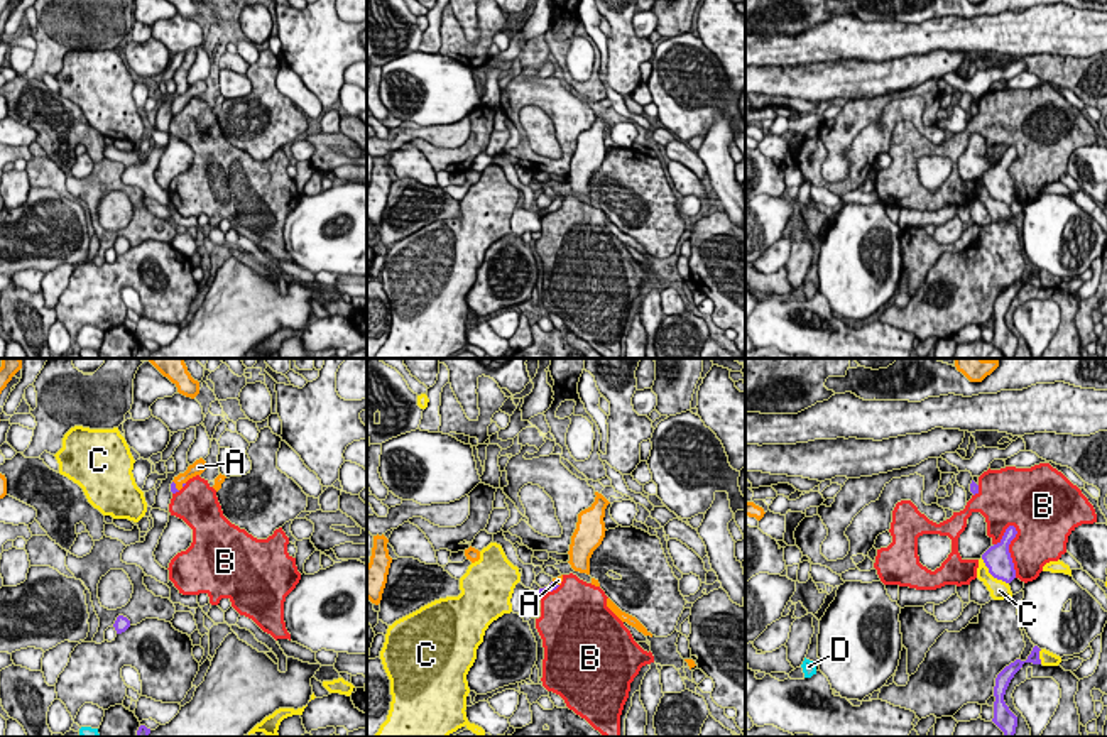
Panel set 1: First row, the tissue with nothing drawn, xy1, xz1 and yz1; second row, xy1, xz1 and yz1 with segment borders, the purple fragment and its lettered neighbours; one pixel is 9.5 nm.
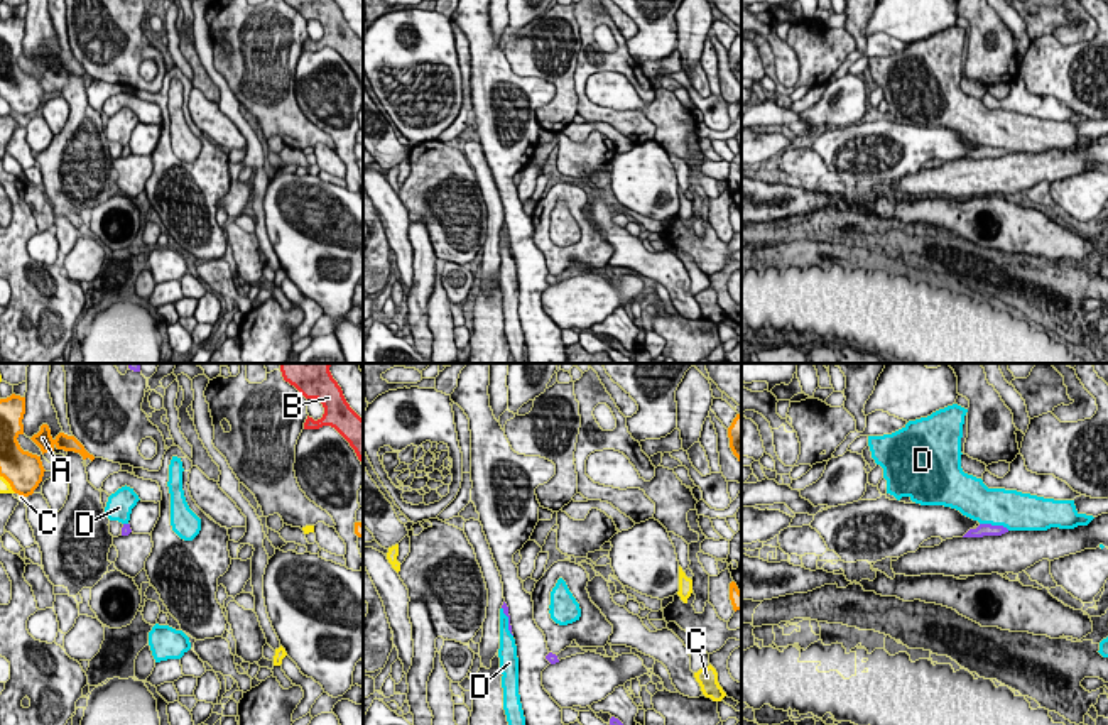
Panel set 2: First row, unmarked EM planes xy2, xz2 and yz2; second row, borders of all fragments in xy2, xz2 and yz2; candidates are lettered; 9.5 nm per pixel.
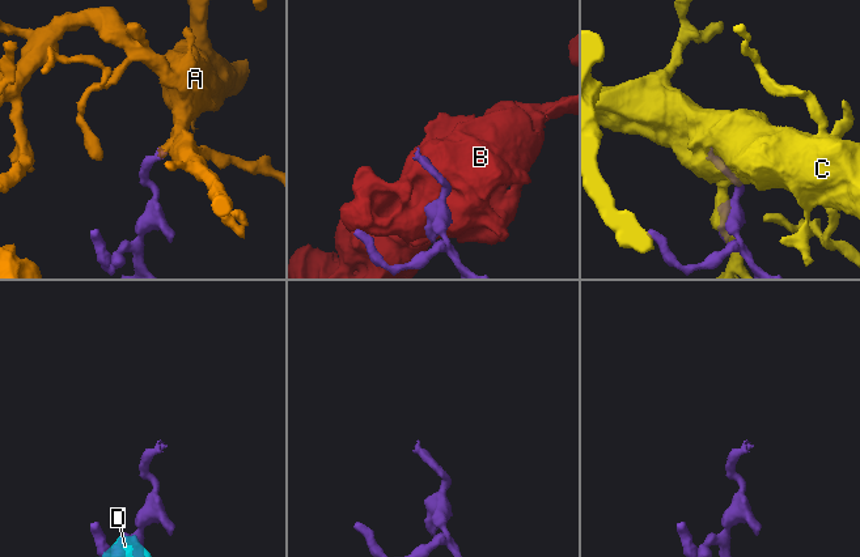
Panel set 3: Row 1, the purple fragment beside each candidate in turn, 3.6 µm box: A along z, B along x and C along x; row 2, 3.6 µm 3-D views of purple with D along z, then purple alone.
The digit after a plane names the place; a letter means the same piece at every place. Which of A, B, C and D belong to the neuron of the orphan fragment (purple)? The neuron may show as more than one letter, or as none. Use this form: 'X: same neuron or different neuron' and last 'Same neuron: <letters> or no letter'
A: same neuron
B: different neuron
C: different neuron
D: different neuron
Same neuron: A

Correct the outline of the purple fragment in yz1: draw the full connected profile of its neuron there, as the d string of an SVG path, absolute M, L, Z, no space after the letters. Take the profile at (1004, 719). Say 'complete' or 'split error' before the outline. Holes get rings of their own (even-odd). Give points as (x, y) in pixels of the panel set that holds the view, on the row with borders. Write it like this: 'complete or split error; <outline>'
complete; M1034 646L1026 661L1016 659L1014 663L1006 666L995 678L995 702L992 722L1004 732L1004 737L1014 737L1017 727L1017 717L1009 710L1009 707L1004 702L1006 690L1024 663L1041 664L1039 651L1041 649Z

